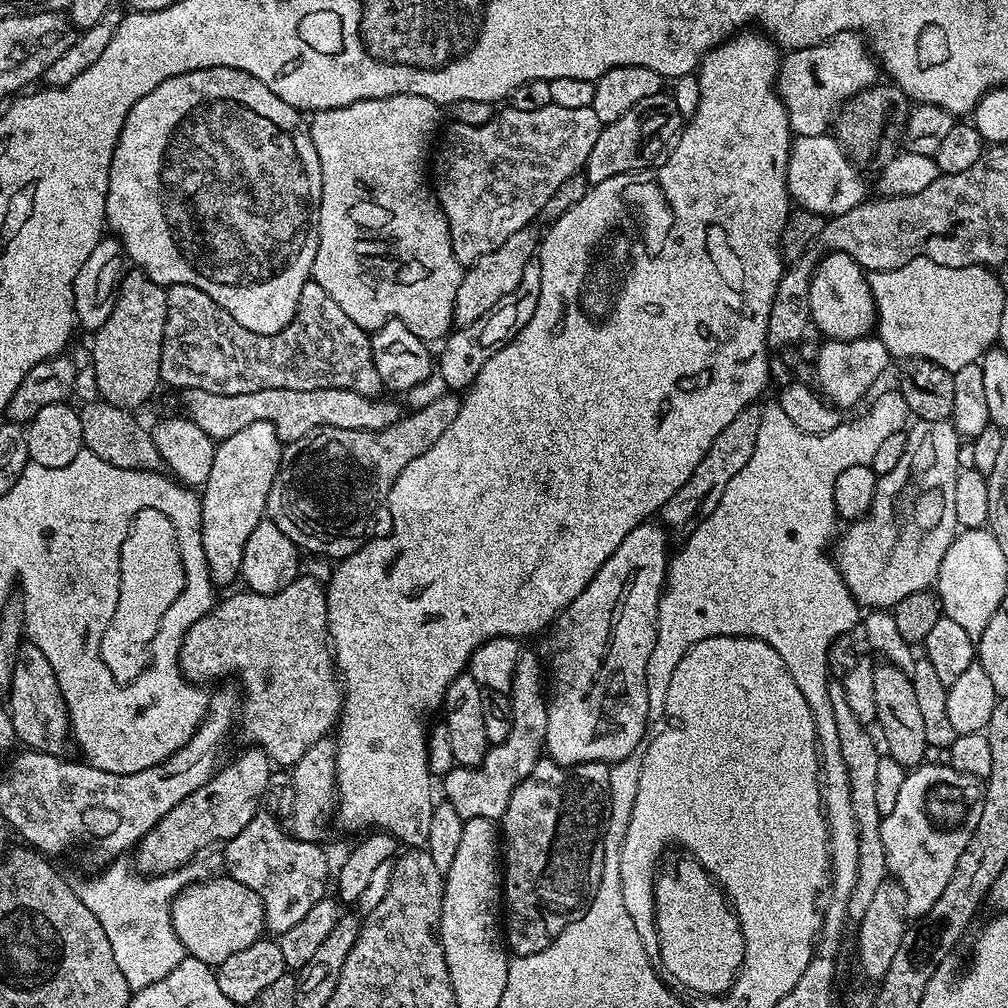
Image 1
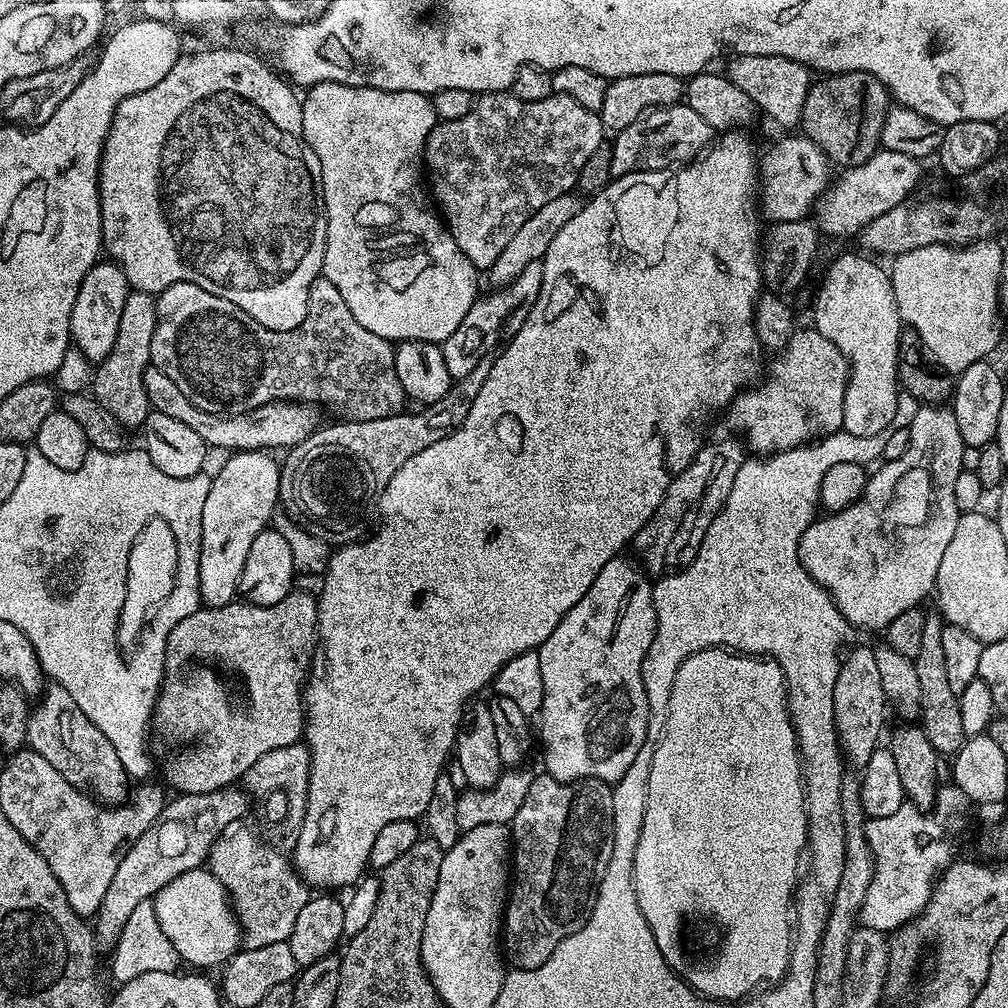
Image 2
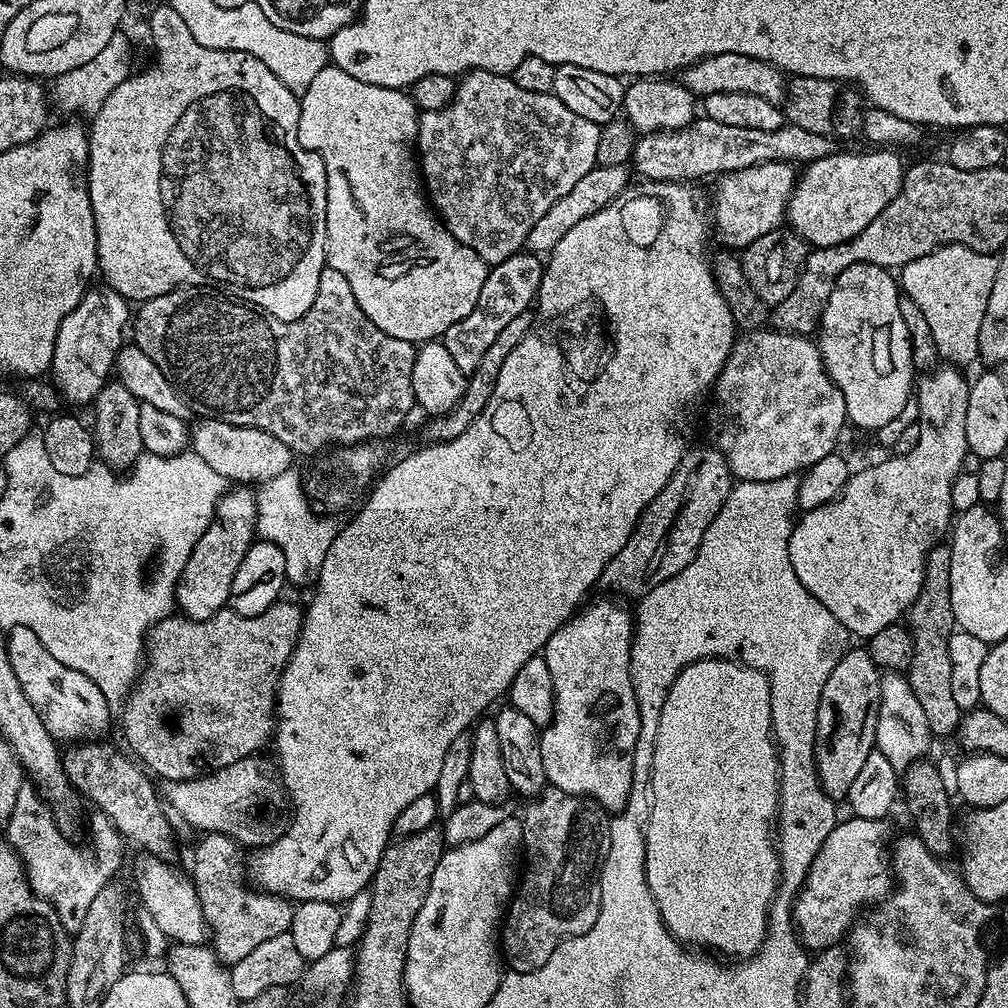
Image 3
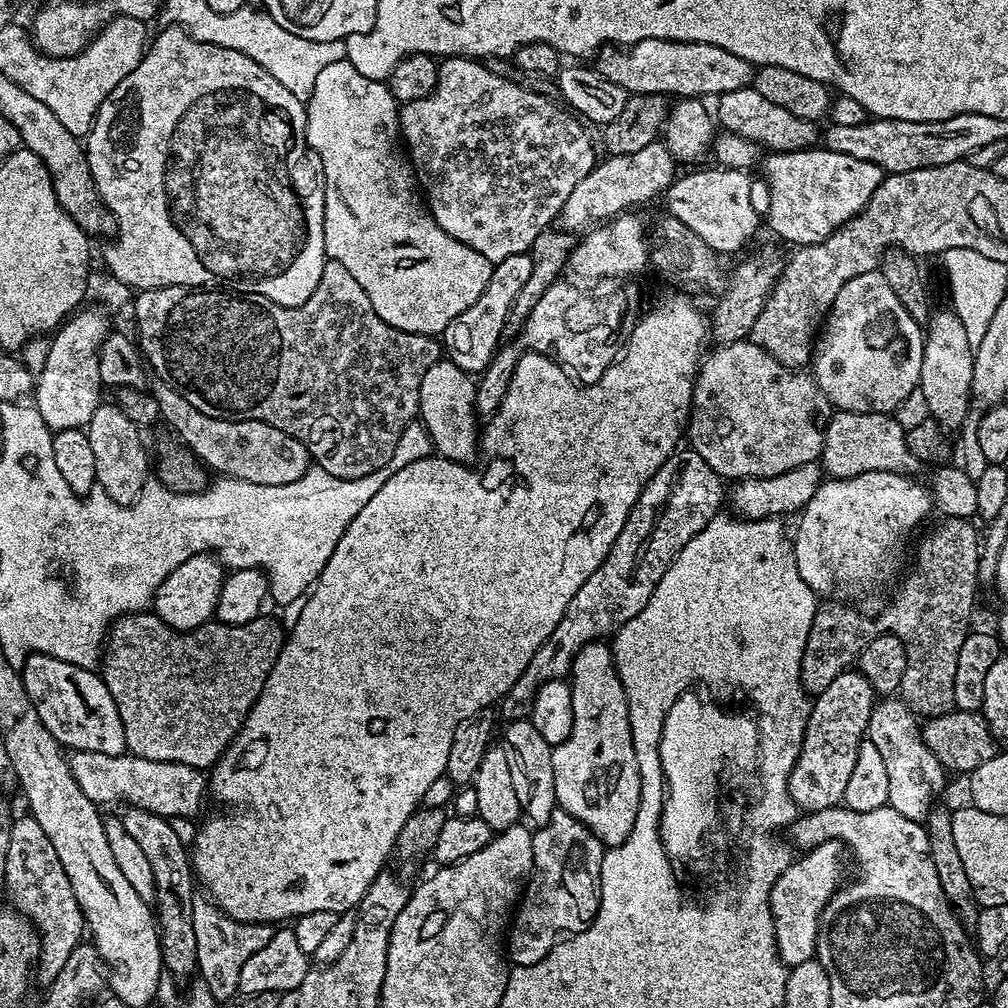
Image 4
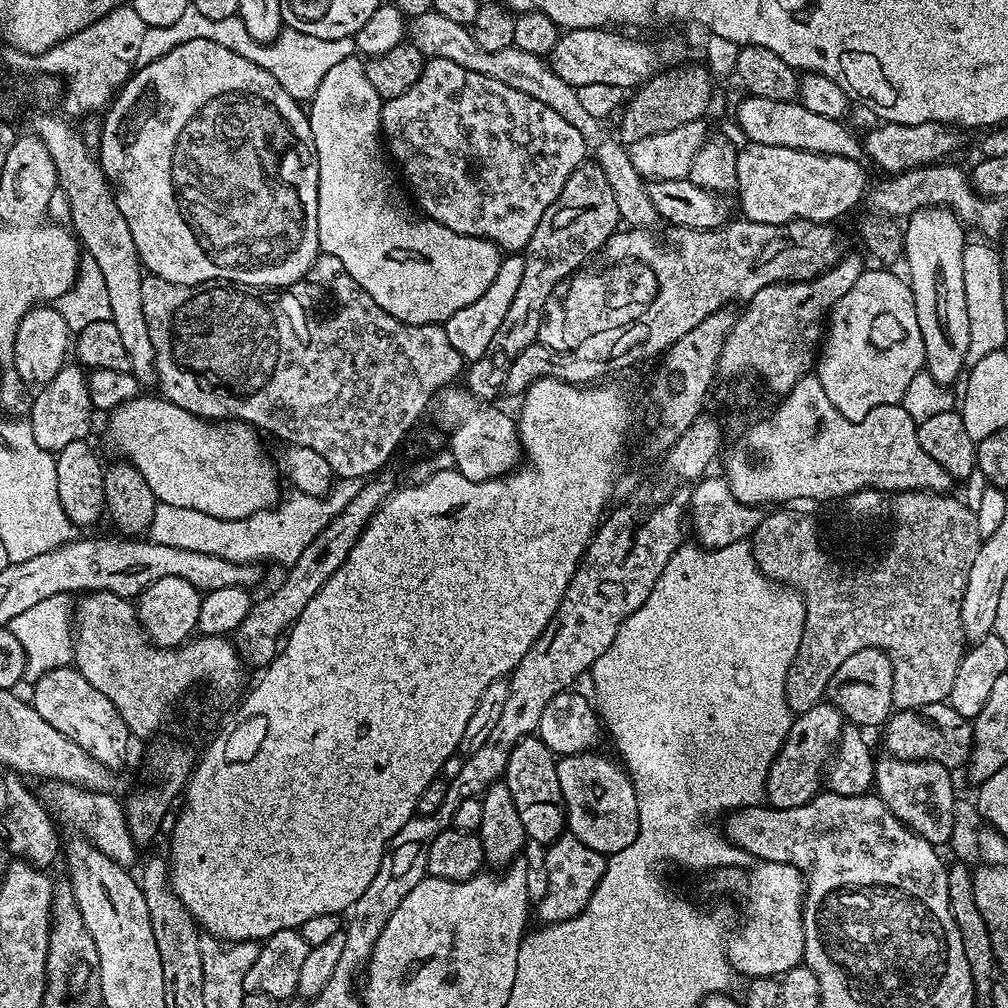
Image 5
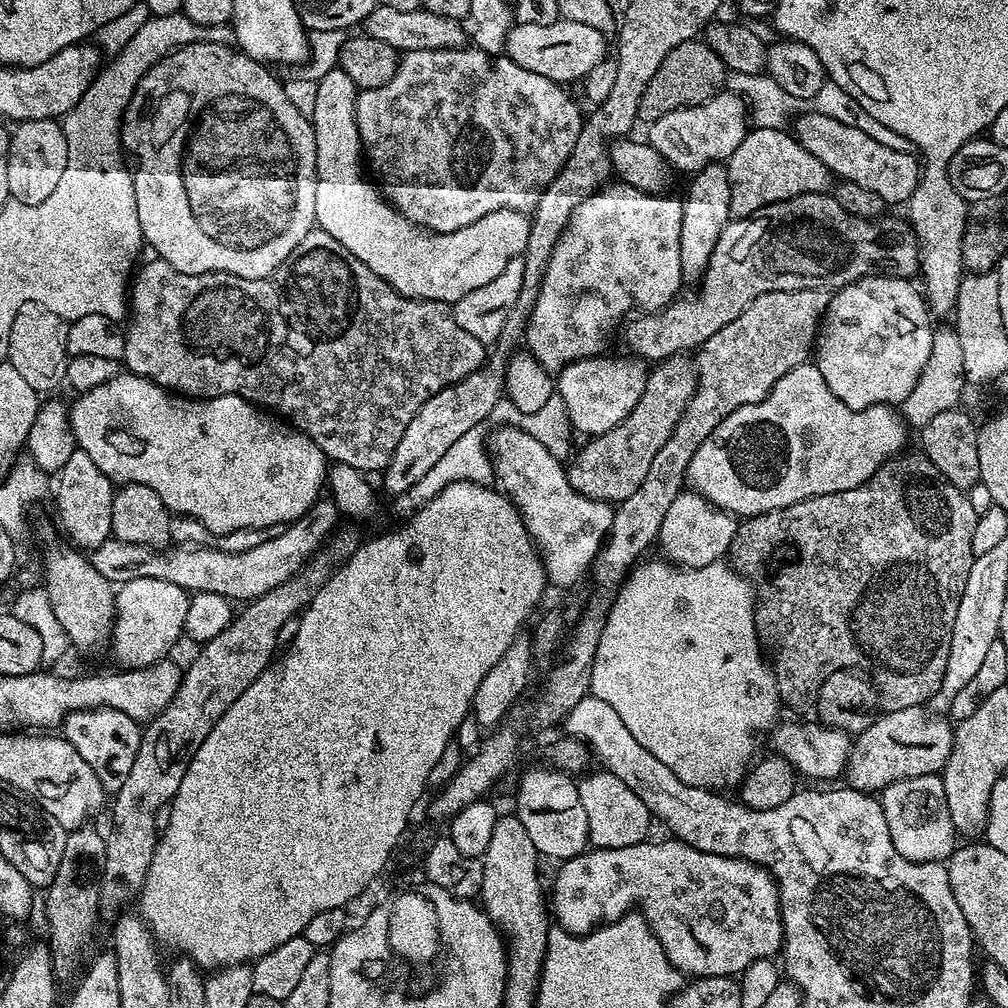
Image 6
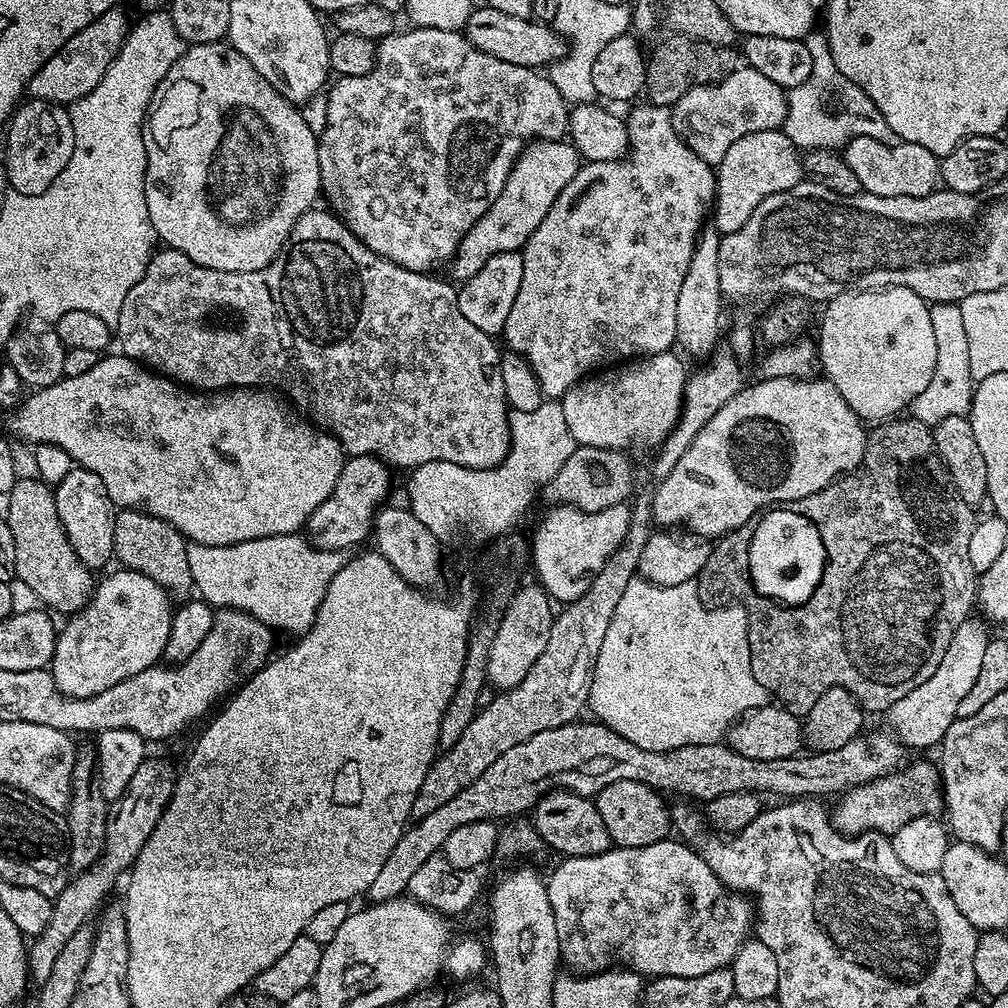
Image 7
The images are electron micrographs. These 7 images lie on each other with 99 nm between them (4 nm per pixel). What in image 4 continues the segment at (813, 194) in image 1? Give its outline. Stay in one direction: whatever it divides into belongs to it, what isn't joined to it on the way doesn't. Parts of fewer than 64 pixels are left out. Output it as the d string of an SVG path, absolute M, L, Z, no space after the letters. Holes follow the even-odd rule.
M711 167L688 172L685 176L677 175L666 193L666 212L678 218L678 222L686 222L717 254L736 252L762 224L761 213L759 216L752 205L752 180L748 177L751 175L738 168Z

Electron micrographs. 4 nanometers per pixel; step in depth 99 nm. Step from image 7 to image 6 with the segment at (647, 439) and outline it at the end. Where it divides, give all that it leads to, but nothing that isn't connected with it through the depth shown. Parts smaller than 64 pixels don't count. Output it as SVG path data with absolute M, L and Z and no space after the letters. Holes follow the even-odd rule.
M631 355L614 357L609 360L594 358L588 362L576 362L566 365L555 377L555 391L565 403L571 427L578 433L585 432L591 438L614 430L638 406L642 390L646 390L649 365Z

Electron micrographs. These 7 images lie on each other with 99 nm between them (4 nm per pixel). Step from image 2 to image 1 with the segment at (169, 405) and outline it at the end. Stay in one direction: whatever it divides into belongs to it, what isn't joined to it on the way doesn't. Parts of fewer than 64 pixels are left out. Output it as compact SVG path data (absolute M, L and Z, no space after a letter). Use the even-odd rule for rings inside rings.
M185 388L179 393L183 411L211 440L222 441L253 422L270 422L284 444L294 442L320 428L342 430L382 430L400 419L402 409L392 400L363 396L354 390L319 388L318 390L254 390L254 394L210 394L210 390Z

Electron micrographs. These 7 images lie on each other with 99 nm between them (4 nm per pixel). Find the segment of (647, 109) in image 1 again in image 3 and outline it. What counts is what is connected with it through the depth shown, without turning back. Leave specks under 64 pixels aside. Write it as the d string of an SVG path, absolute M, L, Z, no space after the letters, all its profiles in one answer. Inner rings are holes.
M707 118L693 119L685 128L653 130L641 135L632 152L631 163L646 180L679 180L697 182L703 176L719 177L725 172L746 170L746 166L762 166L762 162L787 162L793 166L807 166L837 151L832 136L813 134L785 122L780 129L756 130L749 127L728 126Z

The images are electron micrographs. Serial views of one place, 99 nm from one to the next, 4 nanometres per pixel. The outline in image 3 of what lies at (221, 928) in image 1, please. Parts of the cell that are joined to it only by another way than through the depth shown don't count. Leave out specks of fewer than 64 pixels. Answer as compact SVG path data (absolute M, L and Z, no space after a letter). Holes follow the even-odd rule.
M140 854L136 860L136 892L140 895L139 907L154 918L154 926L162 930L169 941L178 944L204 944L209 939L208 923L204 920L200 899L191 879L174 872L165 861L157 856Z

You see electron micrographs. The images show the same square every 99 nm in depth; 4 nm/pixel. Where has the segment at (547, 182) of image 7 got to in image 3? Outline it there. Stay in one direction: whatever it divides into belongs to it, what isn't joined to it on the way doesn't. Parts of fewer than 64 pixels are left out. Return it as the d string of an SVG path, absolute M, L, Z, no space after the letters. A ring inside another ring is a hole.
M338 66L323 68L314 82L310 82L310 90L306 90L304 96L299 97L300 117L298 118L298 142L309 152L317 152L326 166L326 234L328 235L328 250L326 253L327 267L338 270L346 282L350 282L350 290L354 290L354 298L358 298L358 306L362 306L362 312L378 330L386 330L390 338L402 338L414 345L443 337L444 332L454 322L466 318L470 310L478 302L478 294L482 294L482 282L486 282L489 265L470 246L458 242L450 234L443 220L436 215L424 186L422 173L418 167L417 157L414 155L413 145L416 143L418 126L420 125L420 112L415 100L407 91L399 88L387 88L386 86L374 86L365 80L354 78L346 70Z

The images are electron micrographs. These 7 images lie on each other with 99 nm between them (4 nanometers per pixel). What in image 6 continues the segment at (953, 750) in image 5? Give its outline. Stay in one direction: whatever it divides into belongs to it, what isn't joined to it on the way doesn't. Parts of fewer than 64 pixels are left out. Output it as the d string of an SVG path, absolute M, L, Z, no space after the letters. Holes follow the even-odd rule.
M921 706L884 712L877 715L869 728L858 733L848 755L847 787L876 794L899 780L943 773L954 746L954 728L943 715L928 710Z

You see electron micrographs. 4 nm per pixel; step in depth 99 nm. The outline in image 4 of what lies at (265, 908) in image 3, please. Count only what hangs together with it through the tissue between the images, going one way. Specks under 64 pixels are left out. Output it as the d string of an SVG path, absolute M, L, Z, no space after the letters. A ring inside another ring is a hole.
M196 894L192 897L194 914L194 942L198 942L196 966L198 976L210 994L223 1002L230 1001L232 995L240 992L242 966L248 959L258 954L266 942L270 942L274 928L270 924L247 924L230 918L207 895Z

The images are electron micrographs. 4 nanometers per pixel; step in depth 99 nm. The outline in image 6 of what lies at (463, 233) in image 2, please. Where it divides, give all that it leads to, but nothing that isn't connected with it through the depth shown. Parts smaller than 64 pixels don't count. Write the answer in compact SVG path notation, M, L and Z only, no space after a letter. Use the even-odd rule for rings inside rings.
M475 46L406 52L399 57L394 78L390 78L386 86L366 88L357 95L356 125L360 135L360 146L366 157L367 167L384 199L421 230L430 232L462 230L470 226L470 222L478 222L478 218L499 208L513 208L515 212L528 214L535 209L541 192L563 170L564 164L570 158L570 150L574 150L574 142L578 142L582 112L580 116L579 106L564 92L567 91L550 78L542 78L542 74L522 70L522 66L518 66L518 62L514 62L506 54L492 55Z

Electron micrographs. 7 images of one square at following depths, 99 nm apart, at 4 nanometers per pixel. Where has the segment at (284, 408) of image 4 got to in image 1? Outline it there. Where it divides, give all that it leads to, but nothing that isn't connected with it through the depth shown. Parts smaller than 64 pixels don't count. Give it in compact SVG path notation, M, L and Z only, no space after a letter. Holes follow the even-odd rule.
M310 278L306 282L306 286L302 286L300 304L296 308L296 317L283 330L273 336L254 334L254 330L246 330L246 326L238 326L238 322L234 322L234 318L230 318L227 310L218 306L218 302L214 302L214 298L210 298L210 294L206 294L194 286L174 284L167 289L167 294L168 309L166 310L166 330L162 338L162 354L160 355L160 379L165 385L169 384L170 387L176 388L175 390L201 388L202 390L210 390L210 394L226 394L229 396L230 394L254 394L254 390L341 388L342 390L354 390L363 396L375 397L379 397L385 391L382 378L378 378L378 366L374 366L371 335L365 329L359 328L354 322L350 322L350 318L346 318L346 313L342 311L342 306L338 306L338 302L334 302L334 298L330 298L330 294L326 294L326 290L322 290L322 286L318 286L316 280Z

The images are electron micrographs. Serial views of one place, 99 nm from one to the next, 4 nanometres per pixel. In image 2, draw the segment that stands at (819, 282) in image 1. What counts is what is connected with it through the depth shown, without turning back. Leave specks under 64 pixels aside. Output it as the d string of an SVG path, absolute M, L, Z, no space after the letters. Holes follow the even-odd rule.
M844 252L828 269L824 272L824 281L820 284L820 289L816 292L816 309L813 310L812 316L814 327L817 332L822 334L822 338L830 338L830 342L834 342L834 346L838 346L838 350L842 350L842 354L848 360L848 385L846 386L846 398L844 399L844 427L843 431L850 434L858 434L858 438L870 438L870 434L882 434L888 432L893 427L896 419L896 407L898 406L898 398L902 394L902 389L897 381L898 374L898 354L900 353L900 334L902 331L902 321L898 314L898 306L896 305L896 291L892 288L892 278L887 271L884 272L875 264L875 259L869 258L867 255L856 252Z

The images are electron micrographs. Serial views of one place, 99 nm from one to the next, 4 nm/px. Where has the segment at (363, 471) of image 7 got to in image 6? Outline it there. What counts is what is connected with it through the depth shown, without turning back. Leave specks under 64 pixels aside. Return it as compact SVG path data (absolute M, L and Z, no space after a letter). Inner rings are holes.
M321 498L305 516L269 535L258 546L240 548L236 552L223 552L220 548L194 548L198 546L172 546L161 550L109 538L102 542L102 546L91 549L90 559L94 570L98 570L98 574L102 574L102 578L109 580L113 586L134 578L162 578L162 582L174 582L174 586L189 594L222 594L233 602L247 602L282 586L282 582L300 571L324 547L341 520L342 513L336 503L331 498Z

